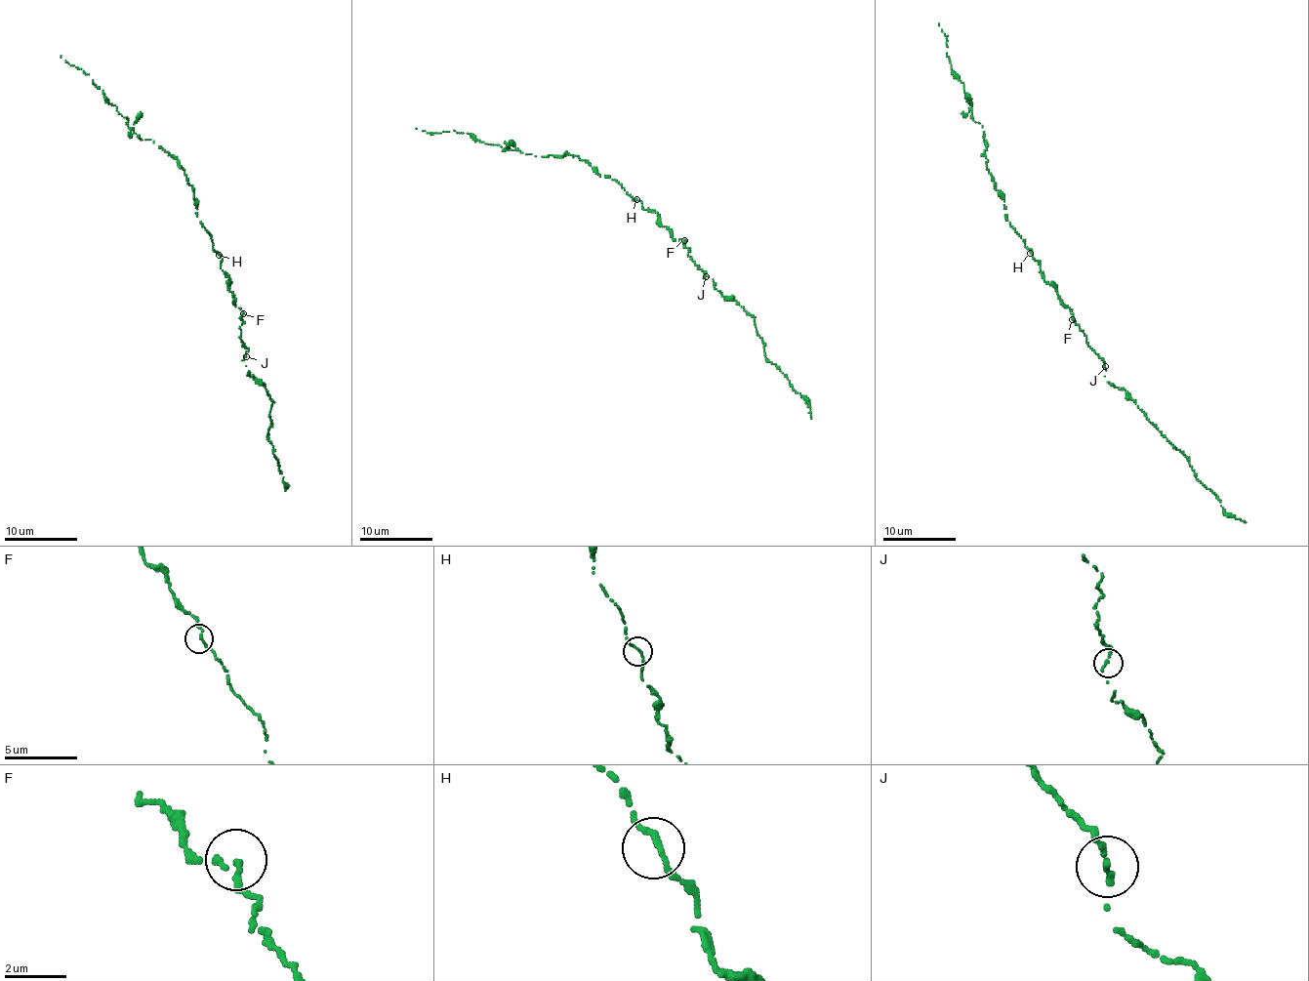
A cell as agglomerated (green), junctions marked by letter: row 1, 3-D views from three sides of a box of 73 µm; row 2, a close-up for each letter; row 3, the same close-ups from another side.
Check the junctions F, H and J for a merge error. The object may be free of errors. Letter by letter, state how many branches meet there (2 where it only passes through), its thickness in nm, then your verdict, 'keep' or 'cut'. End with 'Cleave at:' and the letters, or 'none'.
F: 2 | 160 nm | keep
H: 2 | 180 nm | keep
J: 2 | 180 nm | keep
Cleave at: none

